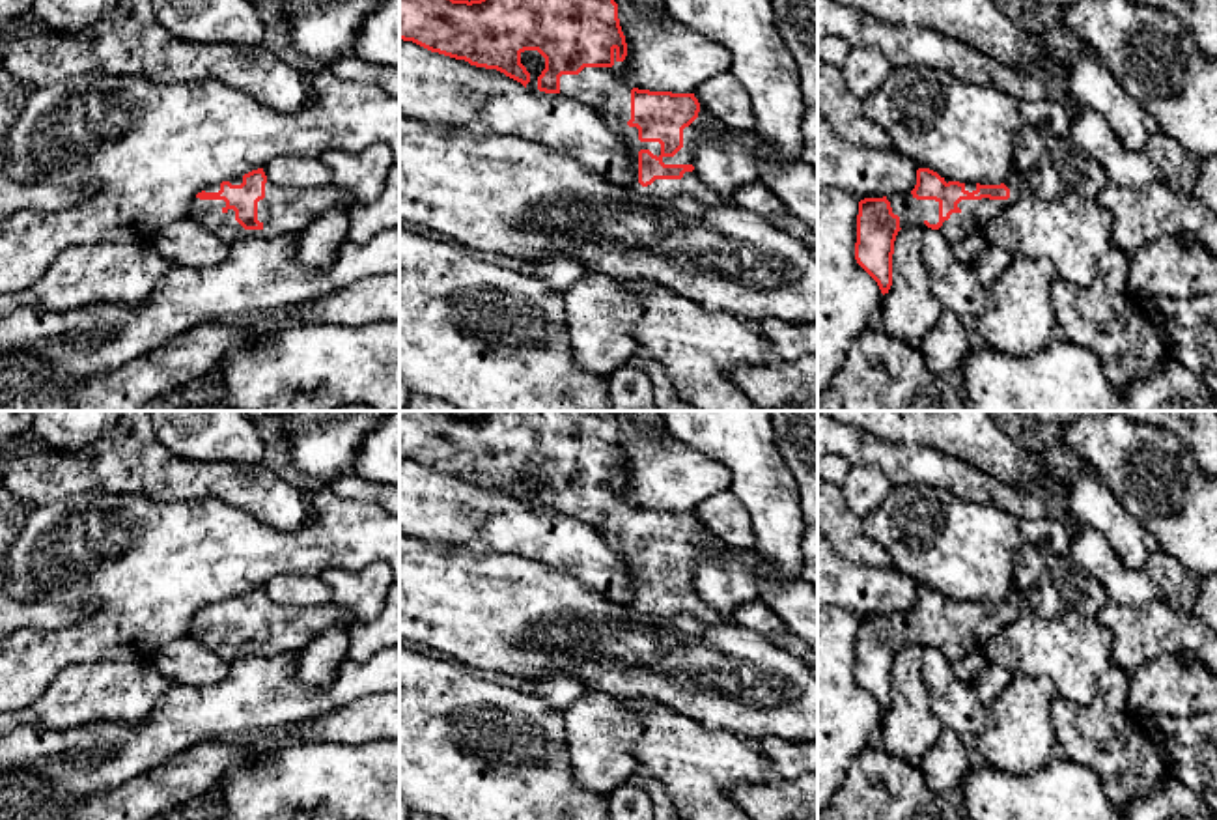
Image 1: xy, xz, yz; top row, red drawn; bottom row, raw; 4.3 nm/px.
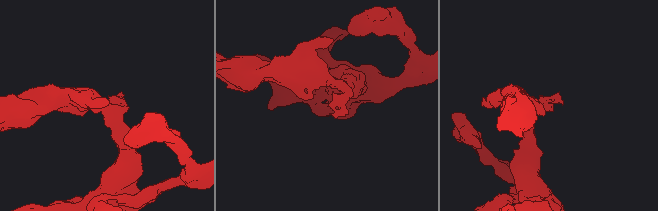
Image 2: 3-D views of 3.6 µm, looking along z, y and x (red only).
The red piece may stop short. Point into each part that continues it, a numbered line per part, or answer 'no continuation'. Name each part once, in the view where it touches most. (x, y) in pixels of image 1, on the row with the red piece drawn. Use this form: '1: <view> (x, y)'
1: xz (607, 90)

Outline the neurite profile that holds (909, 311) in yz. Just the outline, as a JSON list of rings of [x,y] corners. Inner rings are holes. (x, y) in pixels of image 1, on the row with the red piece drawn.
[[[922,226],[898,232],[892,254],[892,286],[883,295],[877,327],[888,336],[918,346],[943,316],[930,290],[930,269],[922,256]]]

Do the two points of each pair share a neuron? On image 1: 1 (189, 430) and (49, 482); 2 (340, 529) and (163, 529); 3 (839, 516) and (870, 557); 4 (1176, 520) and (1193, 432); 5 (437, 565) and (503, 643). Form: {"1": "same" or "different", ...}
{"1": "same", "2": "same", "3": "same", "4": "different", "5": "same"}

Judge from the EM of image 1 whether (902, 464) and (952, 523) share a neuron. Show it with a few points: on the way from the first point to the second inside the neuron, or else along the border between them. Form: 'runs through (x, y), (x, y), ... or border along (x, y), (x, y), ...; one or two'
border along (893, 484), (937, 486), (960, 499); two

